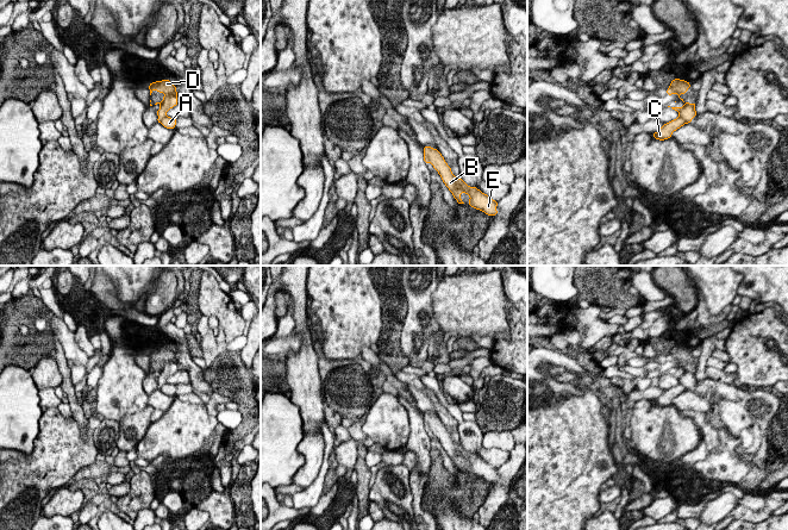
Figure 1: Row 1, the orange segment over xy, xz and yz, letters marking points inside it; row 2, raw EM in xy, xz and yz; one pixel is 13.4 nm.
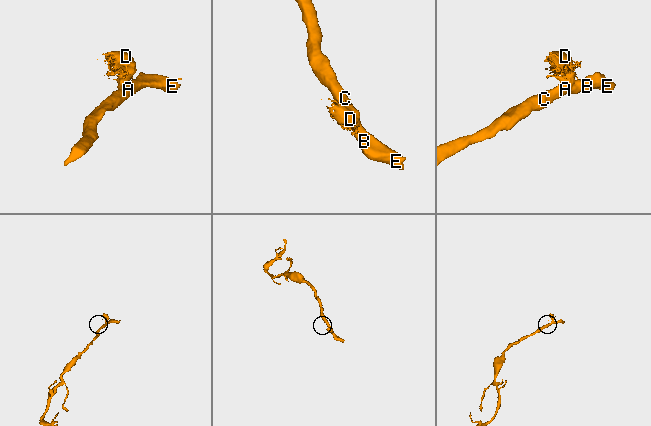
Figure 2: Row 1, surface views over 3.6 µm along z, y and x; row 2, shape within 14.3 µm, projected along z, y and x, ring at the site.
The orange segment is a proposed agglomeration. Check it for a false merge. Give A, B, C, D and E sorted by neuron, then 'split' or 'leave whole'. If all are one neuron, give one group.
A B C E / D | split

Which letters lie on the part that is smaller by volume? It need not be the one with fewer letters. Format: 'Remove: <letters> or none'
Remove: D

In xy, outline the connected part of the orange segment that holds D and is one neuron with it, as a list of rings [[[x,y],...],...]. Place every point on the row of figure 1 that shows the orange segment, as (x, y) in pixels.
[[[168,80],[156,81],[149,85],[150,95],[152,91],[158,91],[160,94],[164,93],[163,100],[161,102],[156,102],[155,105],[160,104],[161,107],[157,112],[158,119],[157,123],[160,123],[163,118],[167,118],[167,111],[173,108],[179,104],[177,101],[177,92],[176,87]]]

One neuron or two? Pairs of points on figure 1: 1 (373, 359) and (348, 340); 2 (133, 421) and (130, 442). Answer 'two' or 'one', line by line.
1: two
2: one

